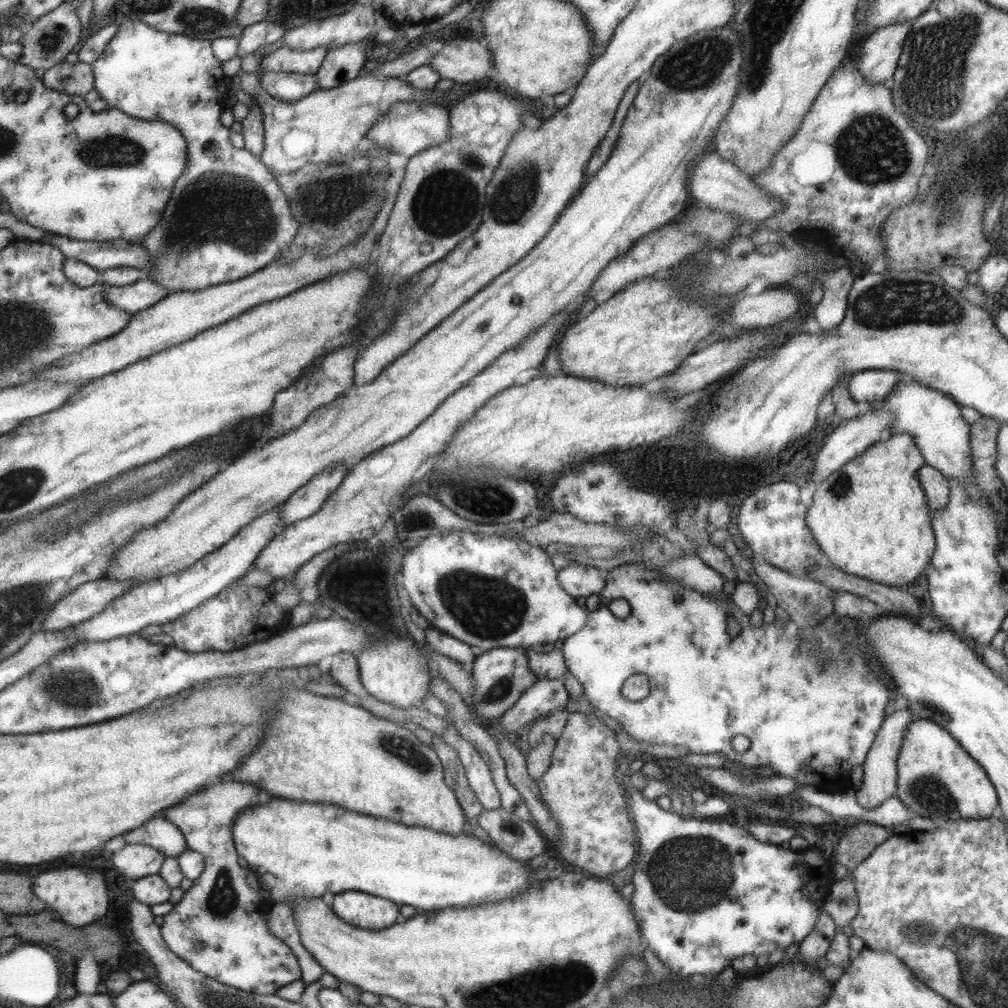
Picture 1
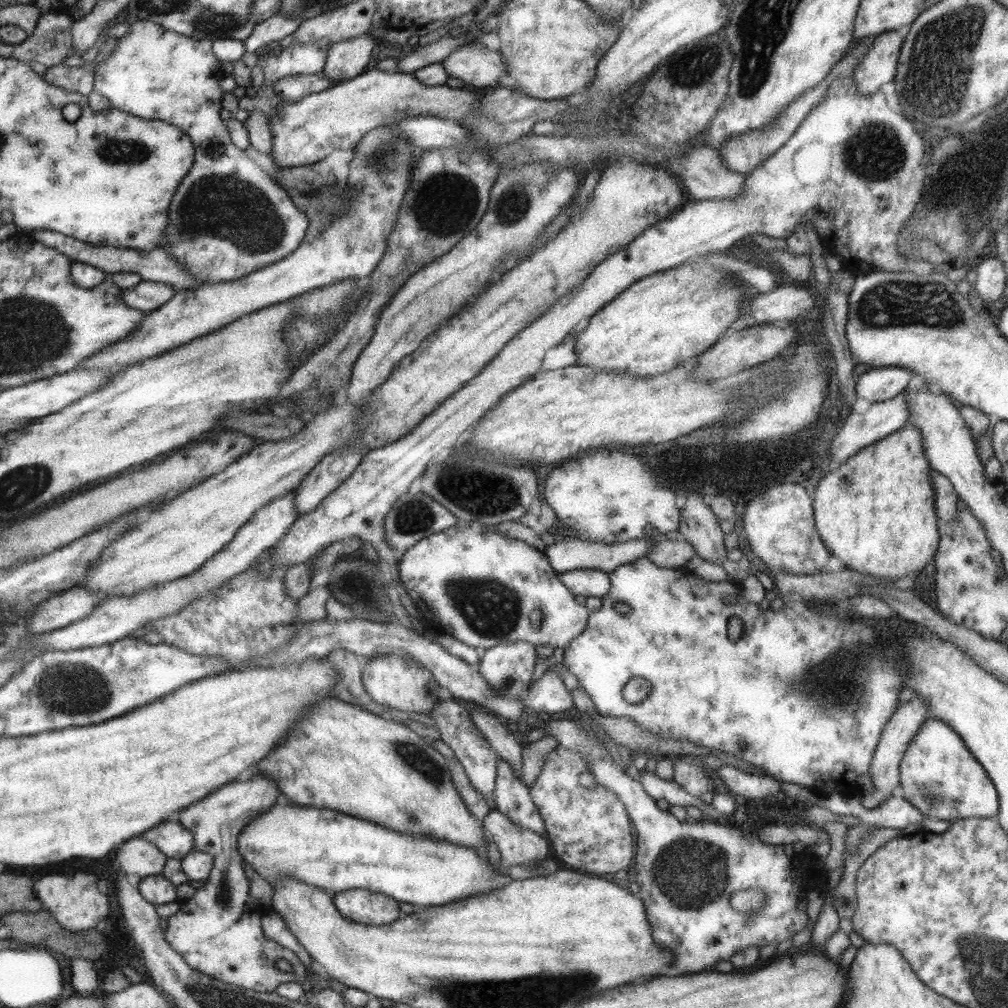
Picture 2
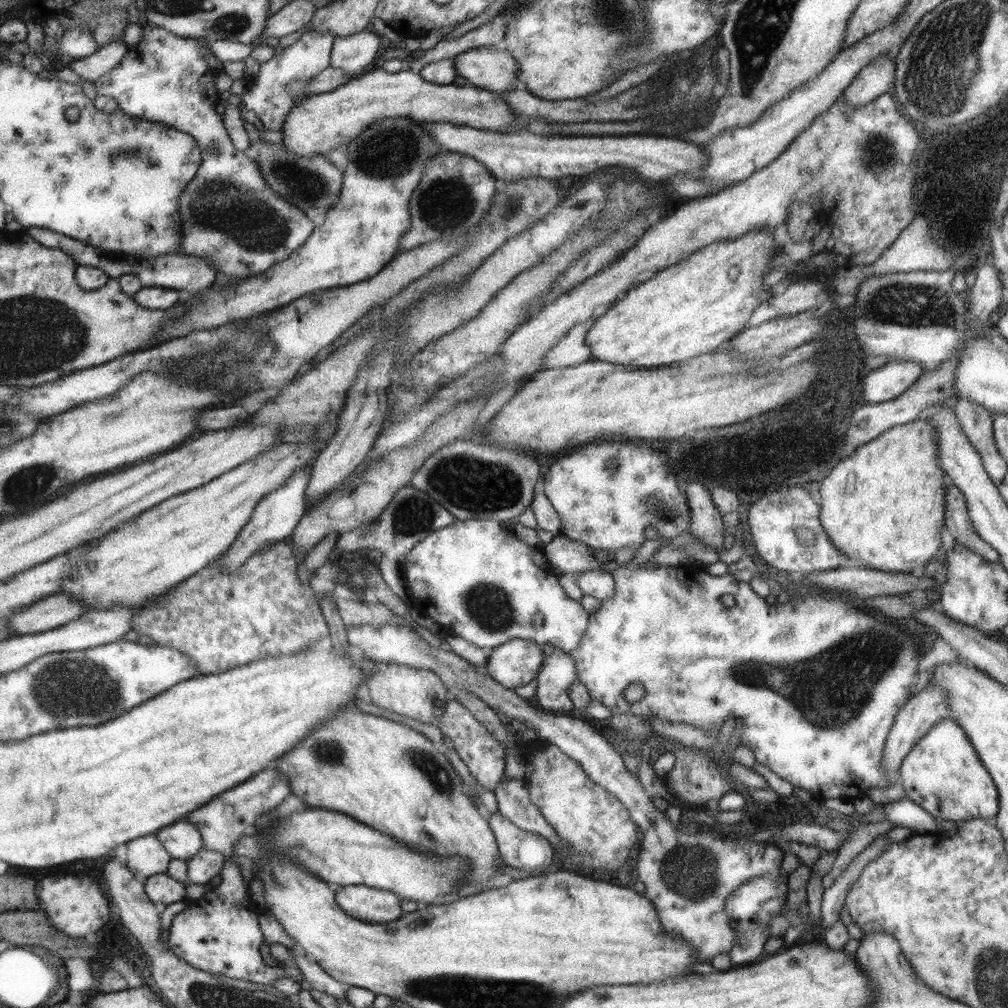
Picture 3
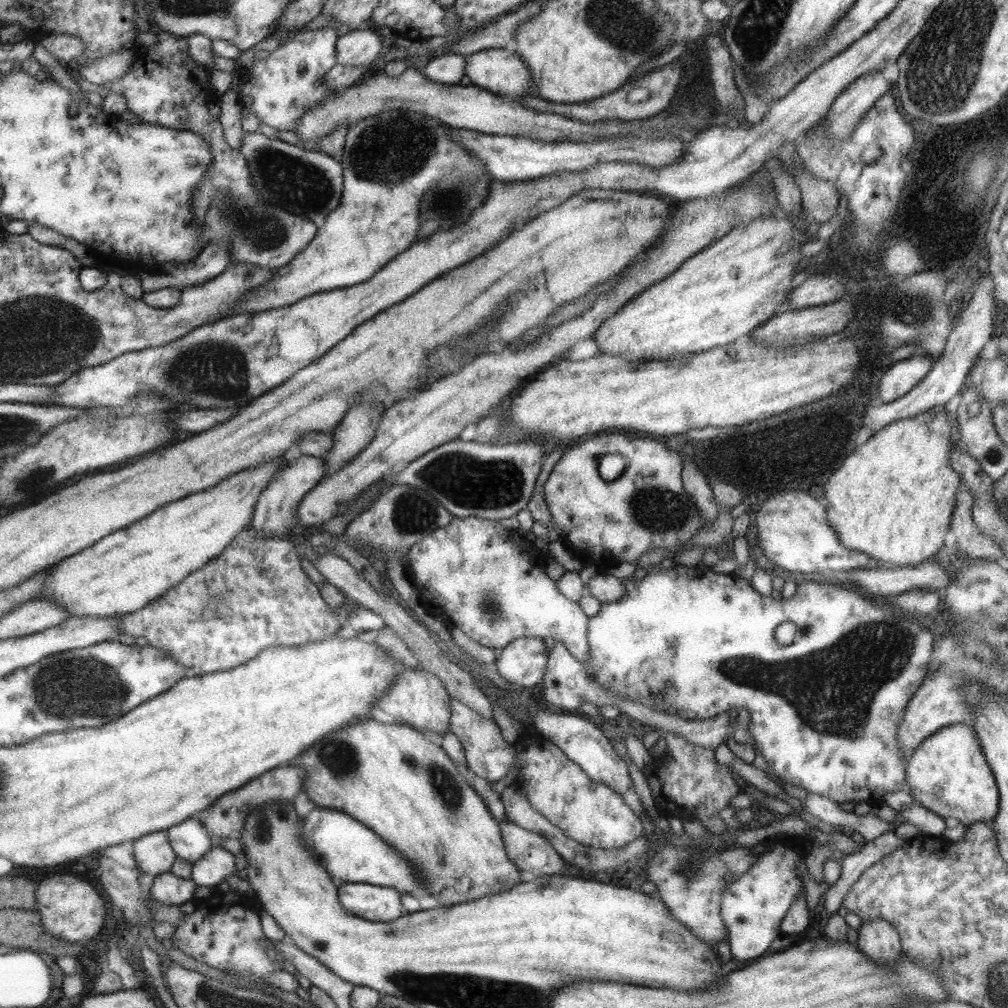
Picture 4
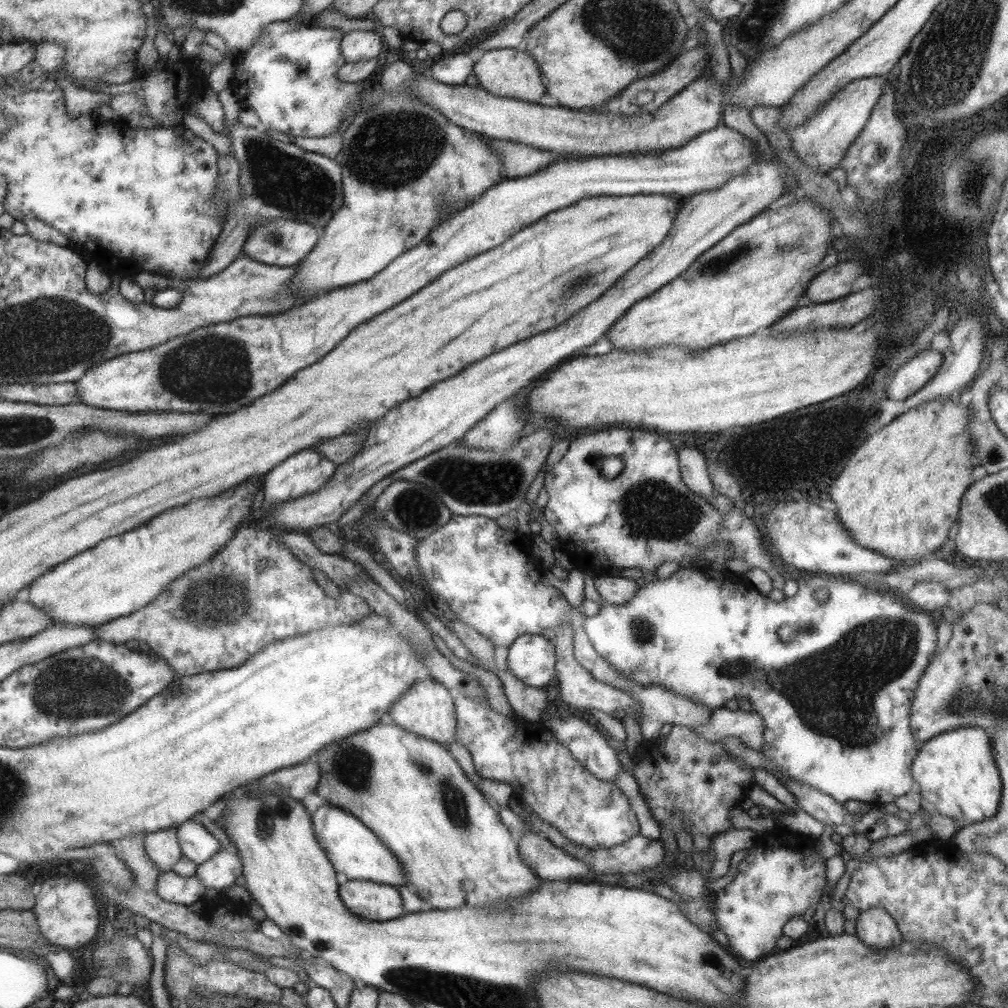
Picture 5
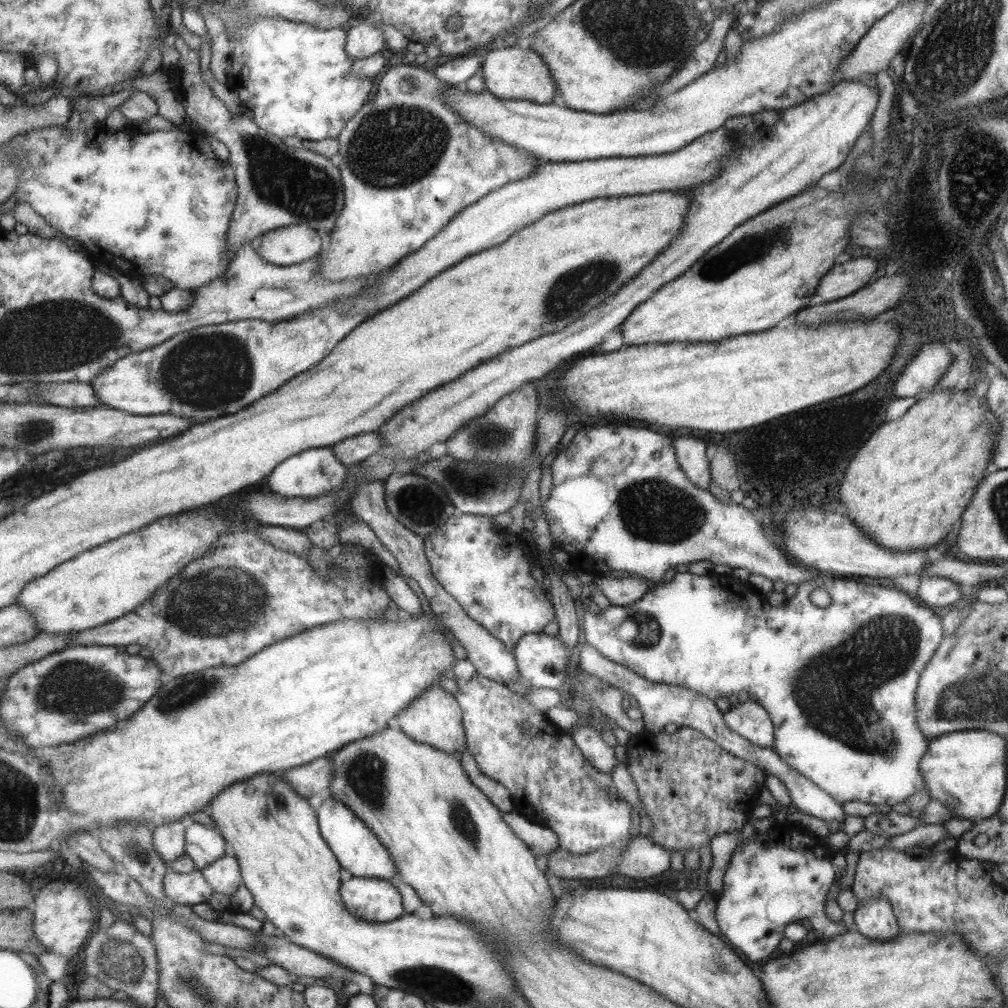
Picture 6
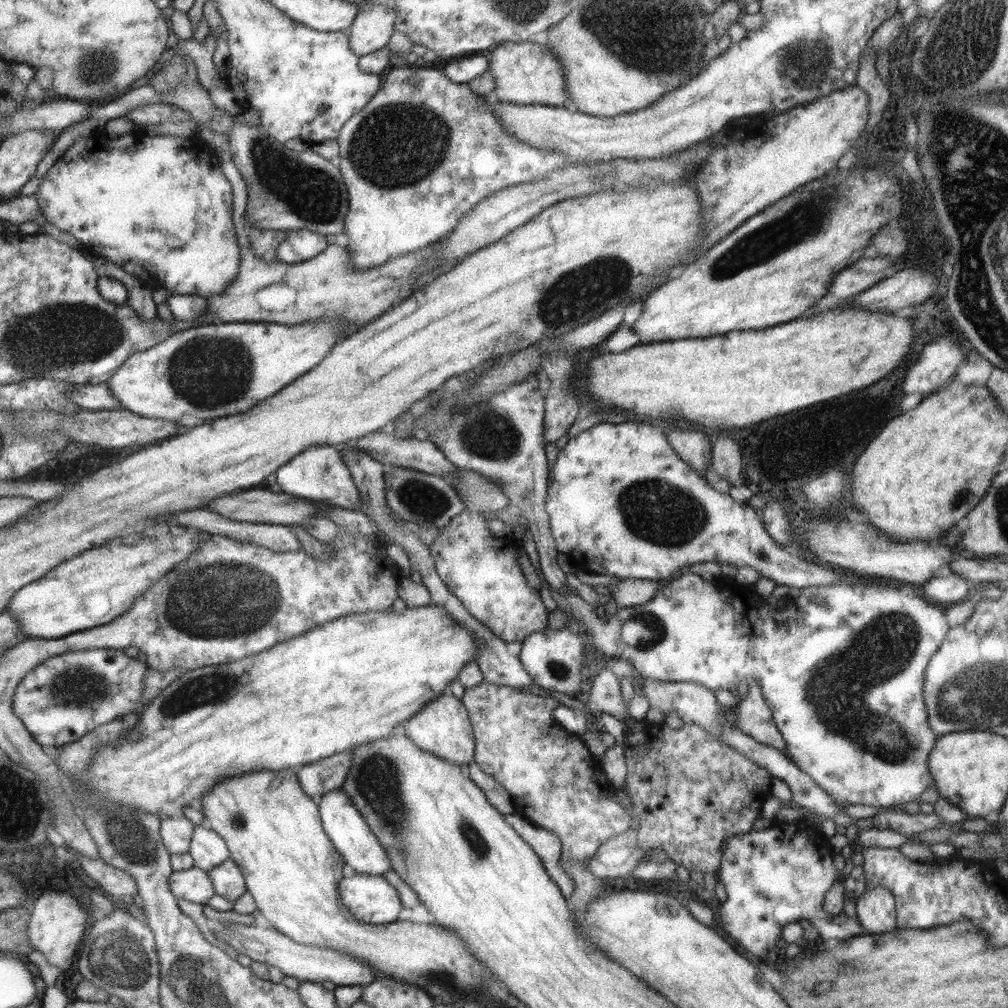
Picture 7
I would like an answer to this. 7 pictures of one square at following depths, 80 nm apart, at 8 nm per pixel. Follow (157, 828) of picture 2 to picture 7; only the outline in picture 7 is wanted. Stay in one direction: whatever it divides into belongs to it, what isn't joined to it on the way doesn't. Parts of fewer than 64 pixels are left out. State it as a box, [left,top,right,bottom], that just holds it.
[188,824,230,871]

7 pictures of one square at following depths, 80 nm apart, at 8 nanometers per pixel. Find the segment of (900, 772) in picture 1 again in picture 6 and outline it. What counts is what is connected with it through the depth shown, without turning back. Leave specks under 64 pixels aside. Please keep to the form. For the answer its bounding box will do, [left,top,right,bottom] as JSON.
[918,729,1007,821]

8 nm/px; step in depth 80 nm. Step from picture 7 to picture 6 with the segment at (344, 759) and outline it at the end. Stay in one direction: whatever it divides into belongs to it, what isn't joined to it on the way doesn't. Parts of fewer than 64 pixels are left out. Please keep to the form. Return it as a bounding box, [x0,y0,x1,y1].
[280,756,331,799]

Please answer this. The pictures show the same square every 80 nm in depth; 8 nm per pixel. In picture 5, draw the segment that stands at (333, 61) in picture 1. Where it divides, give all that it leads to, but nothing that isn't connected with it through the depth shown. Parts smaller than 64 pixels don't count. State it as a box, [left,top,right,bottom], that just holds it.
[339,28,383,63]

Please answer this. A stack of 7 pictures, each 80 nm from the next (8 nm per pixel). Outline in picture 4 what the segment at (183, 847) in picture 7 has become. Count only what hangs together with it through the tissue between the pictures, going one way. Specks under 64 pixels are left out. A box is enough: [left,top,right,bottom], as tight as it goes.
[130,830,176,875]

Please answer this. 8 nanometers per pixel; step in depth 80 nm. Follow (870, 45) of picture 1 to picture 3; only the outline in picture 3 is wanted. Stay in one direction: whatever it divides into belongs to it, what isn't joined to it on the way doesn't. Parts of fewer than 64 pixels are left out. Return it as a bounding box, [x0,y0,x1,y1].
[841,55,894,106]

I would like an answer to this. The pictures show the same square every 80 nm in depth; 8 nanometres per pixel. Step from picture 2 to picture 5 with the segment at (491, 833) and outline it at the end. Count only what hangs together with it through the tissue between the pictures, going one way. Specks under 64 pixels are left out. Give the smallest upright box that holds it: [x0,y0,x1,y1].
[515,831,590,879]

